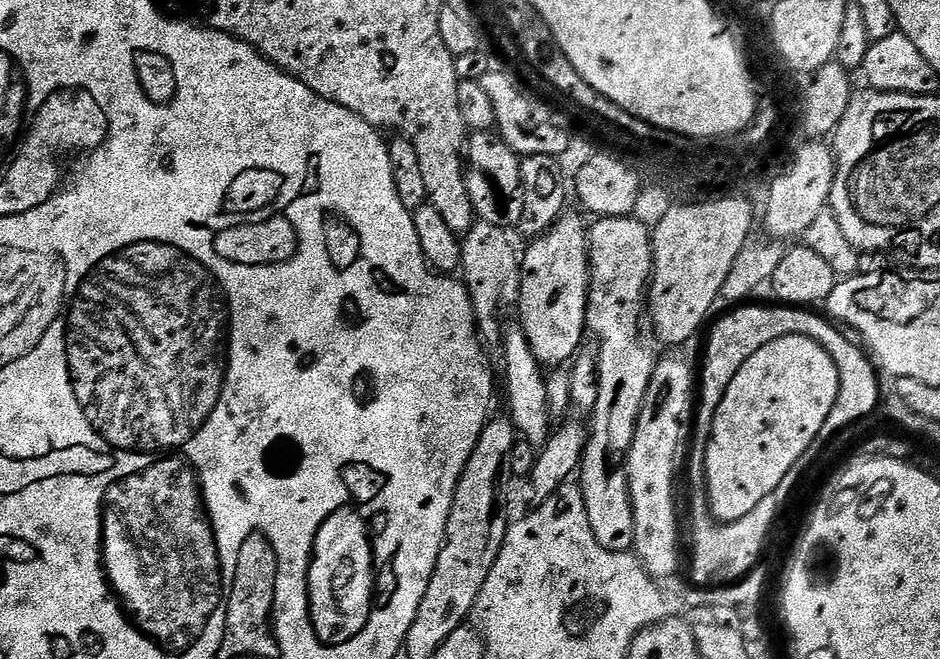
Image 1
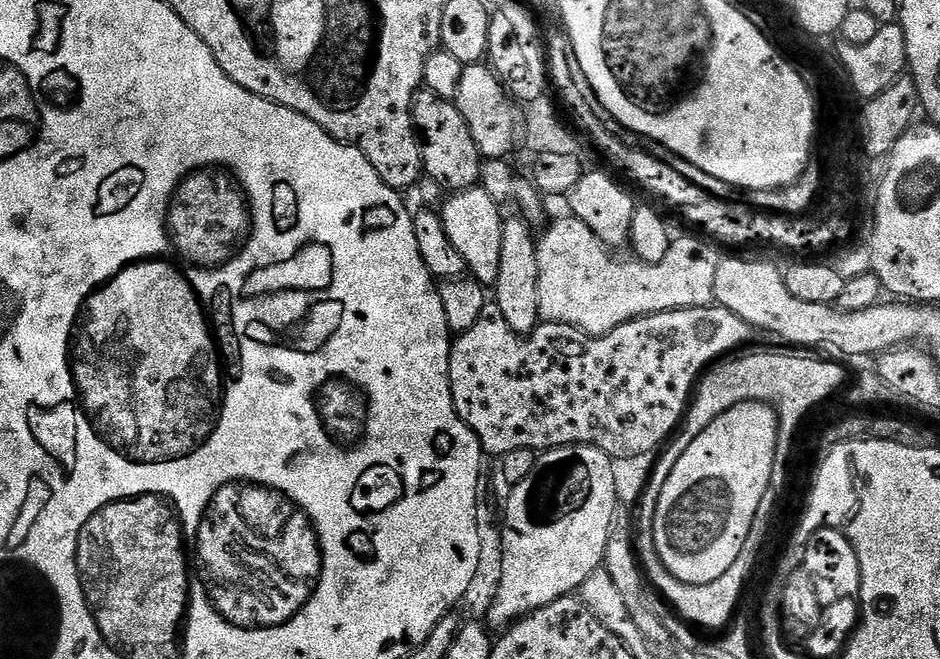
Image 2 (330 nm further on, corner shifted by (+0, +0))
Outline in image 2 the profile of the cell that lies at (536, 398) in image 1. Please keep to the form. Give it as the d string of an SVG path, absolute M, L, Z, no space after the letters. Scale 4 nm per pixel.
M481 186L466 188L449 195L442 204L446 234L454 242L454 250L462 254L468 272L485 286L495 285L498 265L502 262L502 226L504 216L499 203Z

